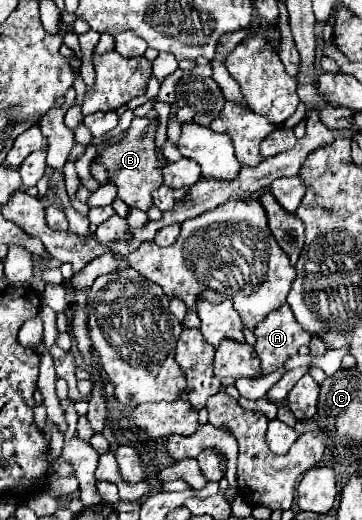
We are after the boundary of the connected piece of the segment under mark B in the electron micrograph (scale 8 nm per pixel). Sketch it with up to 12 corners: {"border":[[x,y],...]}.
{"border":[[135,117],[95,163],[119,199],[149,211],[163,185],[155,155],[159,119]]}

